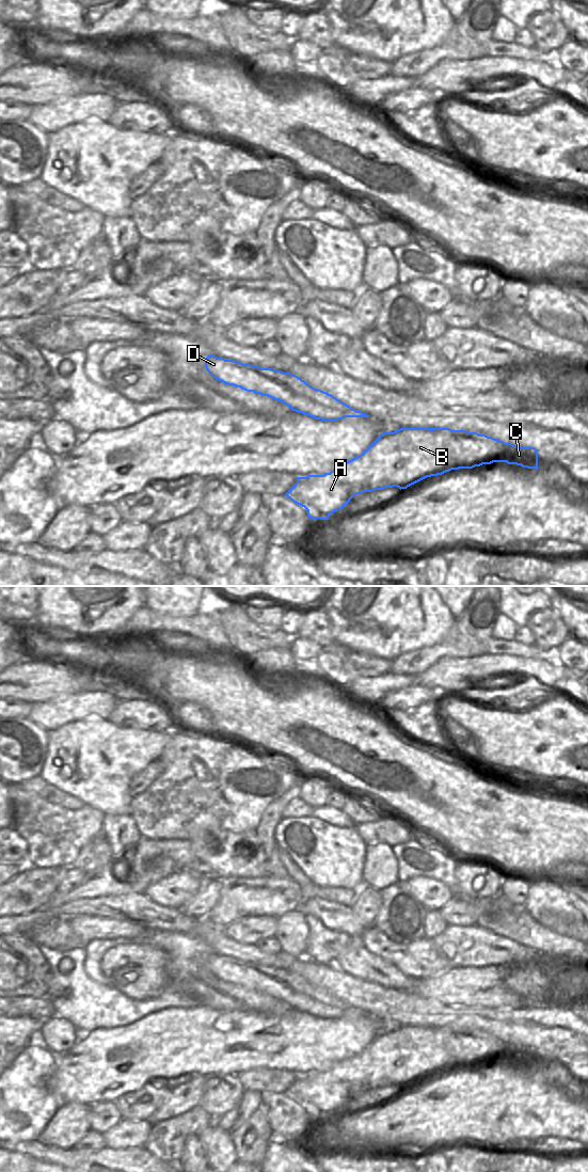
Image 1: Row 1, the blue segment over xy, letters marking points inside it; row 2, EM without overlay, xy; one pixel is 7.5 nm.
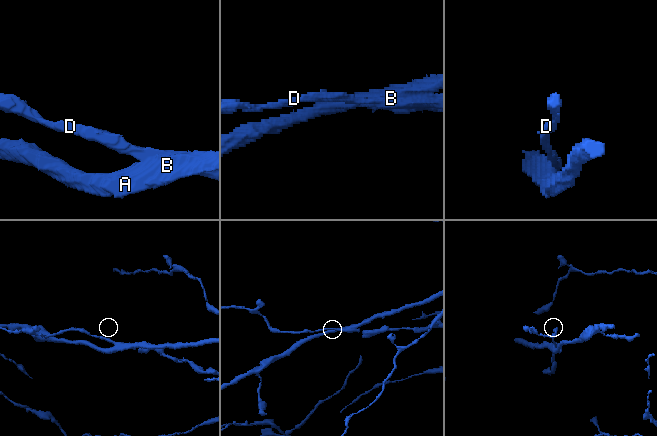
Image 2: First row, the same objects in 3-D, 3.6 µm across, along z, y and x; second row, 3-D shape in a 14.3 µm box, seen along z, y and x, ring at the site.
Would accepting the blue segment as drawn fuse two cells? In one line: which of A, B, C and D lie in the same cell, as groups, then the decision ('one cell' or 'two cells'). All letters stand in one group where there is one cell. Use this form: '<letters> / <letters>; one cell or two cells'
A B / C D; two cells

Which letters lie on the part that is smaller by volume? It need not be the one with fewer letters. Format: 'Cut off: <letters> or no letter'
Cut off: C, D

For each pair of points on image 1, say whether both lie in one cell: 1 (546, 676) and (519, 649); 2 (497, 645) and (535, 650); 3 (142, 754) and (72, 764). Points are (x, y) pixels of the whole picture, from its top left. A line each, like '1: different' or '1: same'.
1: different
2: same
3: same

